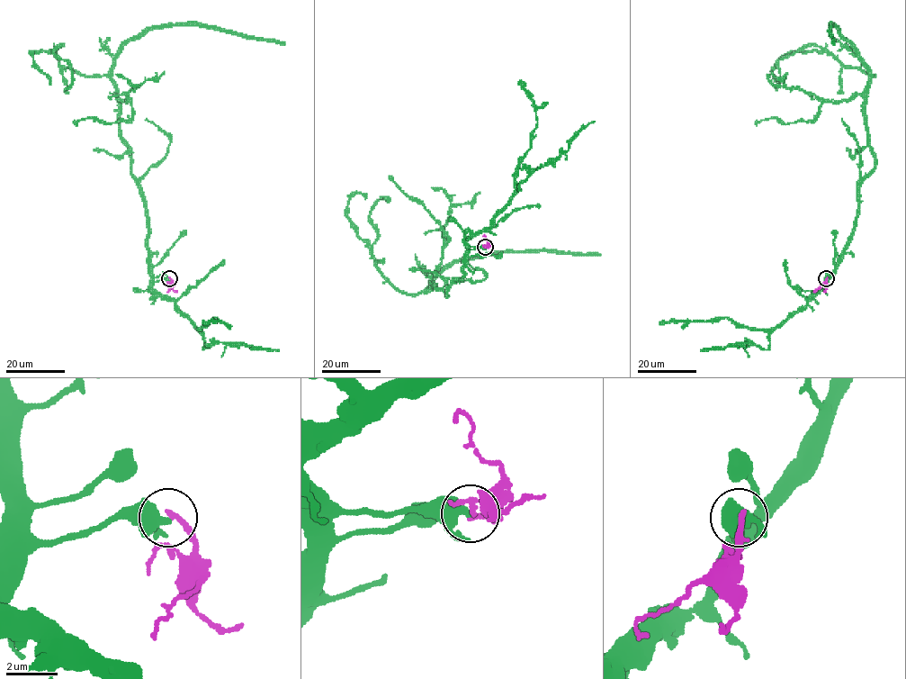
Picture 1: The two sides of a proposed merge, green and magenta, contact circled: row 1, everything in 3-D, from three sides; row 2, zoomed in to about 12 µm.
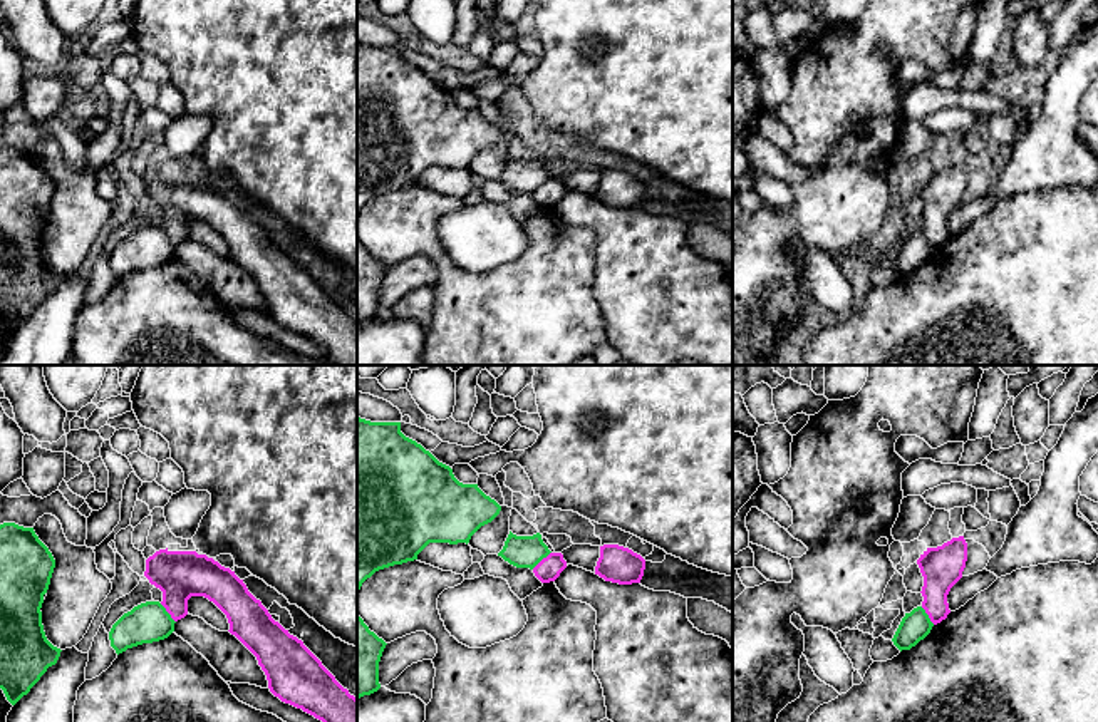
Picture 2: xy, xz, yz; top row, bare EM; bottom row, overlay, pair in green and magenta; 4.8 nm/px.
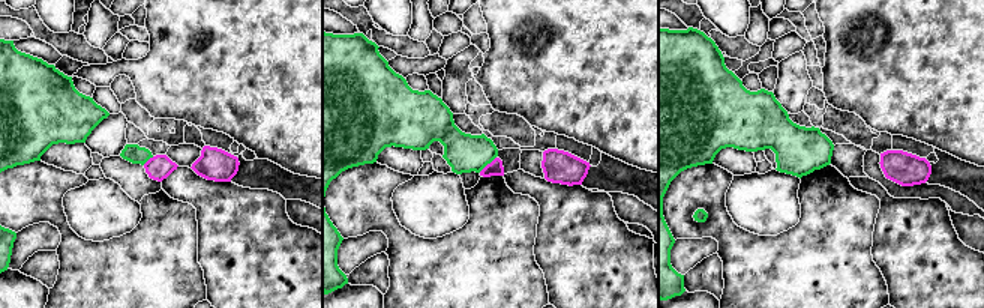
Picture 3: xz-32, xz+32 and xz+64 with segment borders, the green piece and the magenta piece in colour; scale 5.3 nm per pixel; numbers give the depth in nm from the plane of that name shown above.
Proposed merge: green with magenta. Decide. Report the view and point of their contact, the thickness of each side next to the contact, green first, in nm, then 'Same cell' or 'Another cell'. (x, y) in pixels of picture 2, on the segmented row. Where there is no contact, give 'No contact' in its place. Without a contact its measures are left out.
Touches green at xy (168, 613). Thickness 190 nm (green) against 240 nm. Another cell

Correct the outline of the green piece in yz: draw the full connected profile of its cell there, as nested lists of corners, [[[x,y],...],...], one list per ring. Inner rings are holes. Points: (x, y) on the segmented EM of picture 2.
[[[917,606],[910,613],[905,613],[892,642],[900,652],[910,650],[930,633],[932,627],[934,623],[925,610]]]

